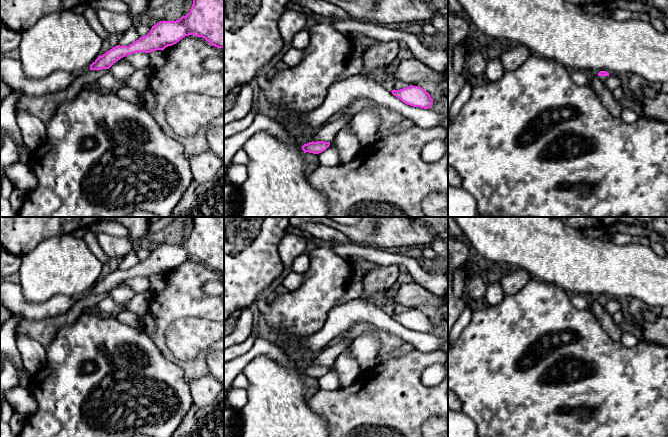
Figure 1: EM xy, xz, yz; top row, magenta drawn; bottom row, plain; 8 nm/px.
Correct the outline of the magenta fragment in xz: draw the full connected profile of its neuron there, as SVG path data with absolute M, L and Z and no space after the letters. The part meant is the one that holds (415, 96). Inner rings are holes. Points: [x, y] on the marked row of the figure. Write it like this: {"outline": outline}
{"outline": "M410 85L400 90L394 89L391 92L403 103L413 107L429 109L433 104L433 99L430 94L419 86Z"}

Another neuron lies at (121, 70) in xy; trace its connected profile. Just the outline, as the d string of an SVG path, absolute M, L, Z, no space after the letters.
M118 60L110 68L109 72L119 81L127 80L136 69L126 60Z

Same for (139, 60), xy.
M145 52L133 53L121 59L129 62L135 69L143 69L149 67L150 64L149 54Z

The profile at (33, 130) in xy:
M23 109L15 111L15 116L24 144L30 150L36 149L45 140L45 123Z

